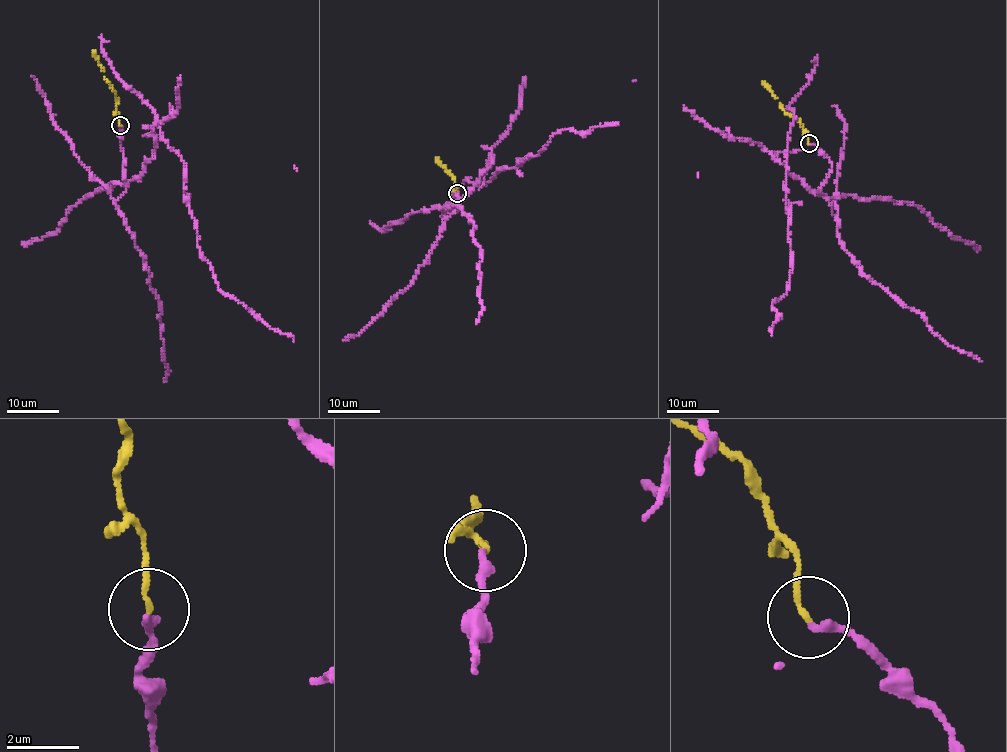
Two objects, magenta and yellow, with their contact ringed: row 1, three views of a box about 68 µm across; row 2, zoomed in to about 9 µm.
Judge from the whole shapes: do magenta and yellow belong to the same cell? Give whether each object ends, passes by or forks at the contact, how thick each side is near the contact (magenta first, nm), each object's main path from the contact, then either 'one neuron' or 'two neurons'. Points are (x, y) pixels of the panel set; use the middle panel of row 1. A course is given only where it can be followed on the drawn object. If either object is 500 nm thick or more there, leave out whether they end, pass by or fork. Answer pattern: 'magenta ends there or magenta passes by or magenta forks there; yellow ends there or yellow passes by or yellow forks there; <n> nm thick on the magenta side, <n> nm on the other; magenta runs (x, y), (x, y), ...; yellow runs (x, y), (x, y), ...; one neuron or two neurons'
magenta ends there; yellow ends there; 240 nm thick on the magenta side, 150 nm on the other; magenta runs (456, 192), (456, 211), (456, 195), (462, 198), (493, 162), (514, 168), (562, 129), (586, 133), (617, 124); yellow runs (456, 192), (453, 191), (454, 177), (438, 161), (438, 157); one neuron

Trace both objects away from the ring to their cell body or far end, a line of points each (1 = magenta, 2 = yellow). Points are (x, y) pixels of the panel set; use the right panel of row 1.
1: (809, 143), (831, 164), (824, 196), (780, 161), (785, 155), (792, 261), (786, 294), (772, 302), (772, 335)
2: (809, 143), (804, 126), (783, 109), (762, 81)

